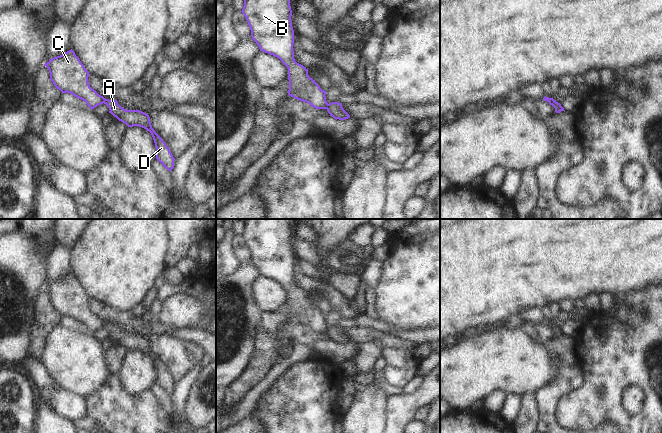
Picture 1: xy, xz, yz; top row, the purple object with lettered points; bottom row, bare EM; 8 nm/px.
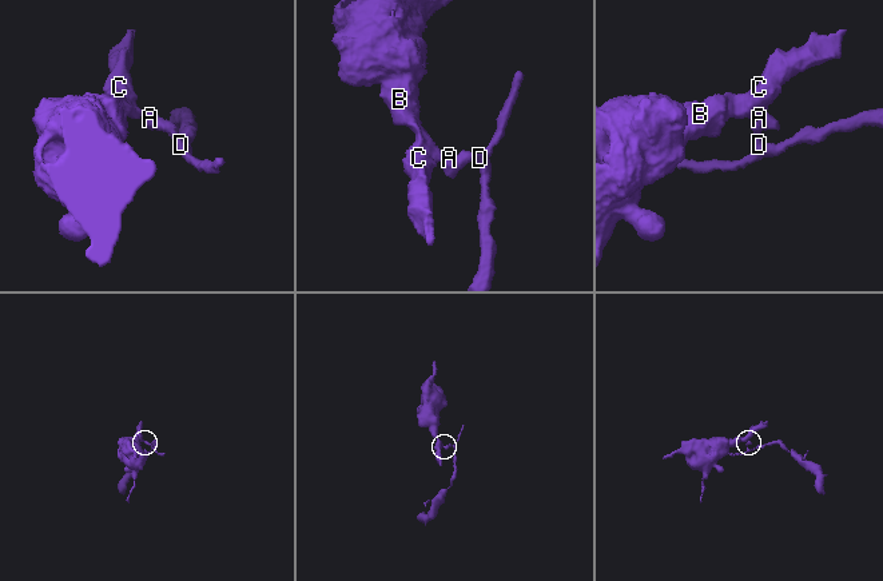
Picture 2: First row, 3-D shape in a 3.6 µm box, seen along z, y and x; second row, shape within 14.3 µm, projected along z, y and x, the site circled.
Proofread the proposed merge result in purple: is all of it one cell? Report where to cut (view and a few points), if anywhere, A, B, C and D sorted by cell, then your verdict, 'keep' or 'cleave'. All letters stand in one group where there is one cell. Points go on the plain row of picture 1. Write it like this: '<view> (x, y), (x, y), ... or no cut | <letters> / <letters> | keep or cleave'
xz (328, 328), (325, 332) | A D / B C | cleave

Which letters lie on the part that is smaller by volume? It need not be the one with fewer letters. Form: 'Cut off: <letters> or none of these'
Cut off: A, D

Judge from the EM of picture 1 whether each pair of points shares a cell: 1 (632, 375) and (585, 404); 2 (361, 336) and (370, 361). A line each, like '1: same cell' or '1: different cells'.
1: same cell
2: different cells

